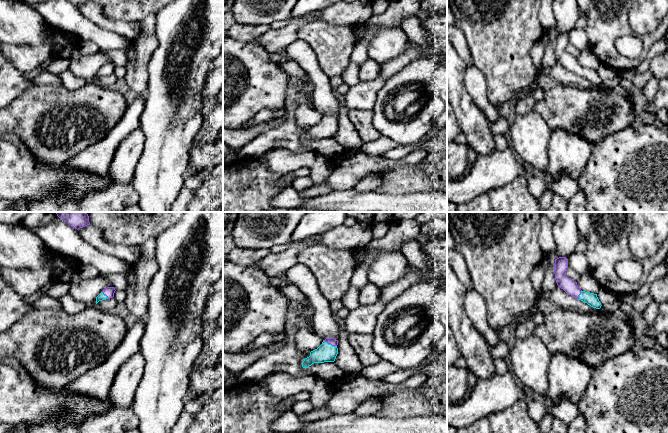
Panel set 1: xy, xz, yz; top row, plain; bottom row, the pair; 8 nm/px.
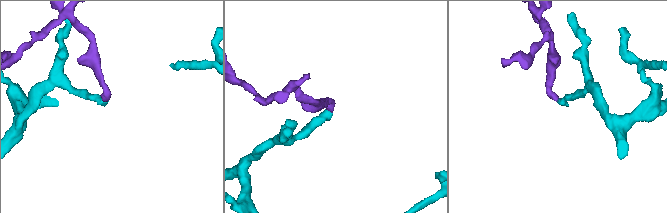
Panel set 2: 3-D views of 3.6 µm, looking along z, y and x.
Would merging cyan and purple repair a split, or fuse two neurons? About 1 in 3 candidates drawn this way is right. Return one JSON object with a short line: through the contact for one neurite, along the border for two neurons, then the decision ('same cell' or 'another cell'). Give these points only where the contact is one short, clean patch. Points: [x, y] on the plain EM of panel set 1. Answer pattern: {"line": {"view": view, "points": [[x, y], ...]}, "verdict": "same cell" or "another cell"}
{"line": {"view": "xz", "points": [[325, 128], [330, 120], [332, 117]]}, "verdict": "same cell"}

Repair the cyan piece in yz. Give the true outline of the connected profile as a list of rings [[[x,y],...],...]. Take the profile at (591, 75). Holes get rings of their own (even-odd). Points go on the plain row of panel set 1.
[[[559,33],[555,35],[554,49],[557,61],[563,65],[569,71],[587,79],[593,84],[600,85],[601,79],[597,73],[597,70],[582,67],[577,58],[566,52],[566,46],[568,45],[568,35],[565,33]]]

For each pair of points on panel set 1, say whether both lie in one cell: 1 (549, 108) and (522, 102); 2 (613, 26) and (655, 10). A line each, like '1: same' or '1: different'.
1: different
2: different

